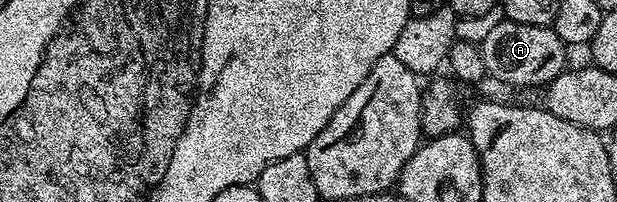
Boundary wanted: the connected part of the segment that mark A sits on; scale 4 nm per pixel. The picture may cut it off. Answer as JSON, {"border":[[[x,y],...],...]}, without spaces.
{"border":[[[504,21],[495,24],[487,40],[480,42],[485,73],[497,82],[506,82],[509,86],[548,86],[555,76],[567,69],[565,53],[567,47],[553,31],[552,26],[532,26],[518,22]]]}

